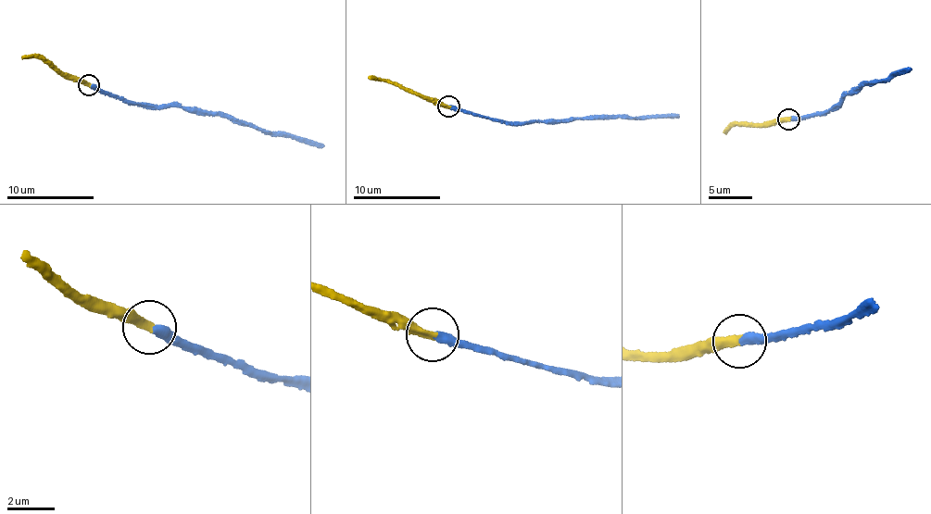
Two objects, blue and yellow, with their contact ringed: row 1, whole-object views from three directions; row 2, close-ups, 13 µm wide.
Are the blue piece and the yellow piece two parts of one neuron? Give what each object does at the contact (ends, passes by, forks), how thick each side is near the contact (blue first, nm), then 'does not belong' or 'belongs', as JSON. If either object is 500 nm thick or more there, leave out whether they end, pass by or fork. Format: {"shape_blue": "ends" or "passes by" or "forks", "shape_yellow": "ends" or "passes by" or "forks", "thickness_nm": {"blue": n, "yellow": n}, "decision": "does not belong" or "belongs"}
{"shape_blue": "ends", "shape_yellow": "ends", "thickness_nm": {"blue": 400, "yellow": 320}, "decision": "belongs"}

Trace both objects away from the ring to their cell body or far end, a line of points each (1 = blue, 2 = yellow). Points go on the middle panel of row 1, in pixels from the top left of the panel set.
1: (448, 106), (523, 125), (534, 121), (618, 116), (635, 120), (679, 117)
2: (448, 106), (386, 81), (370, 78)

